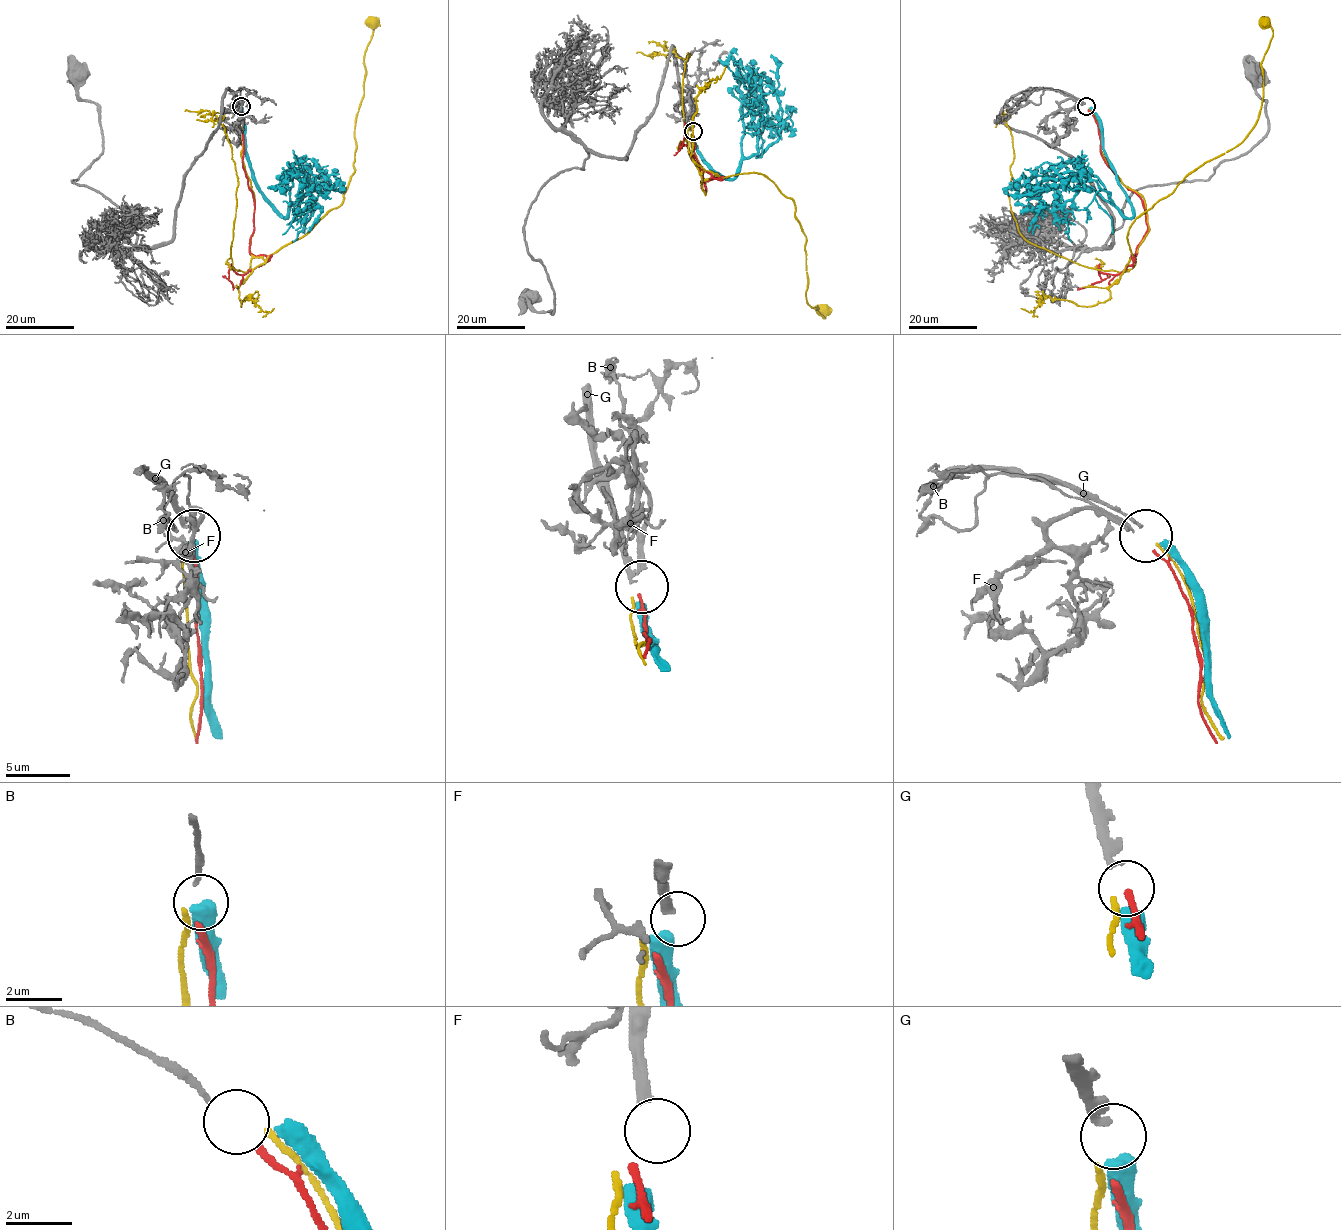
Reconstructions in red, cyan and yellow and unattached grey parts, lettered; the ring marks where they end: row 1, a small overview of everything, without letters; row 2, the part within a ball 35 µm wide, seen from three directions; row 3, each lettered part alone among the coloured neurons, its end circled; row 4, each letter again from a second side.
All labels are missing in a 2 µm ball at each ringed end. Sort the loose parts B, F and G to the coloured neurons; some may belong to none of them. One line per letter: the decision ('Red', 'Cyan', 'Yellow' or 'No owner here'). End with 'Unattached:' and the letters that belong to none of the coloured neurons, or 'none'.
B: Red
F: No owner here
G: Cyan
Unattached: F

